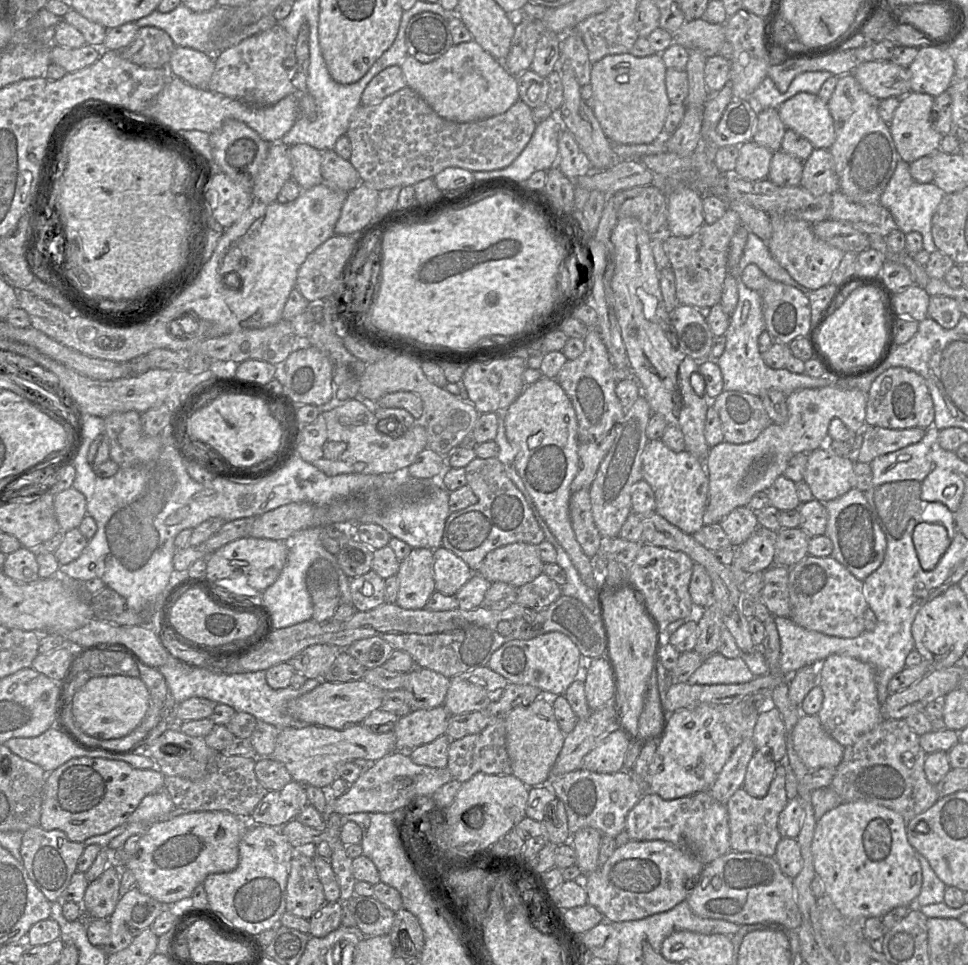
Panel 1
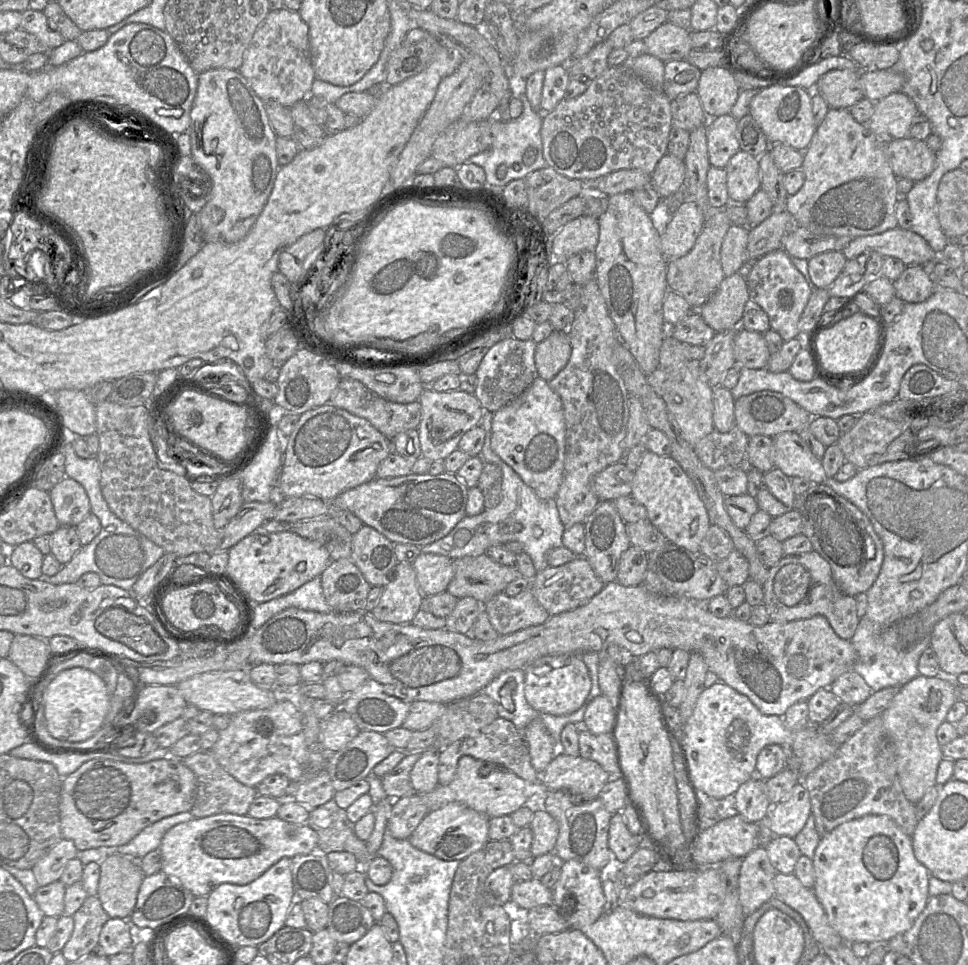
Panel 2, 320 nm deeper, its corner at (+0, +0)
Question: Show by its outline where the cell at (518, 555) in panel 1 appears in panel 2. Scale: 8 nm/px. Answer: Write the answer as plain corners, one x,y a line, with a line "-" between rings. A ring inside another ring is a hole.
486,553
454,559
453,566
454,576
446,591
458,599
473,597
482,604
522,576
515,565
503,565

